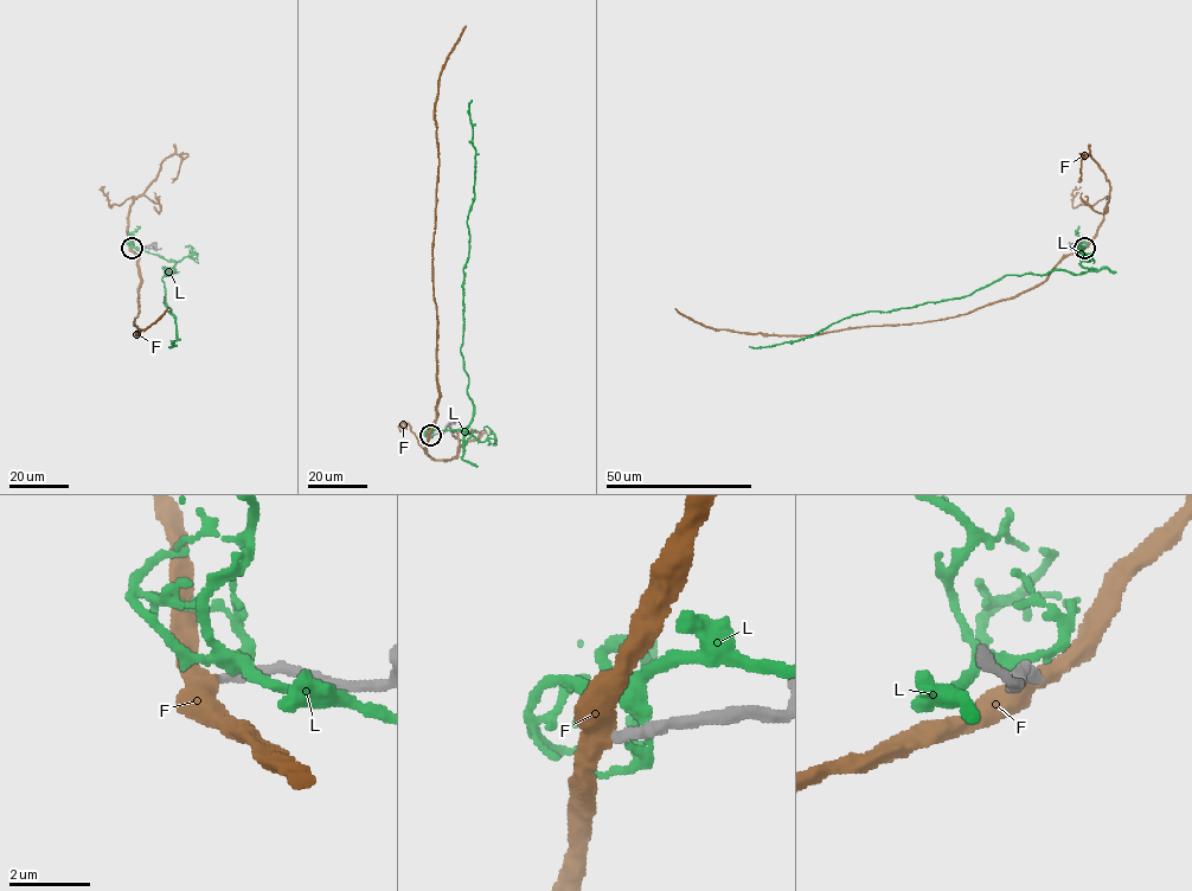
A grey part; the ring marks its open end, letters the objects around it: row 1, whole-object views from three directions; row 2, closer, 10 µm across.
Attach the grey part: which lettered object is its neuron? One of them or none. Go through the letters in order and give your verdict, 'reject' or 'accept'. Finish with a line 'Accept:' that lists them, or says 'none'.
F: accept
L: reject
Accept: F

